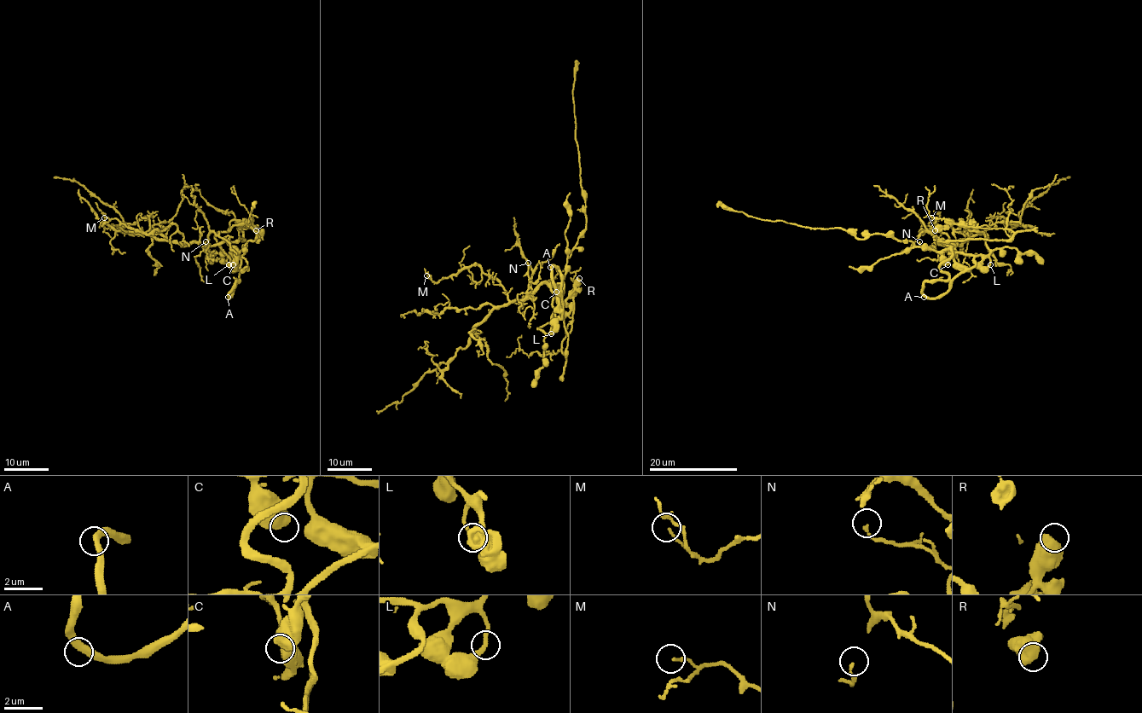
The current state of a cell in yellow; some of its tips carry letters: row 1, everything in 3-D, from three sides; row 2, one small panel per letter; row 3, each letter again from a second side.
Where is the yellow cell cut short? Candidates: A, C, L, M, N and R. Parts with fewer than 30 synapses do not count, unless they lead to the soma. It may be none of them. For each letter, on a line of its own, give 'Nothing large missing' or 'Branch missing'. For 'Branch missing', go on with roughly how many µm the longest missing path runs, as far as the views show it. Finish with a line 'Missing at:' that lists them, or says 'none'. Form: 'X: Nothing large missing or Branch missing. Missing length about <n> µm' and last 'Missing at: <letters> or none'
A: Nothing large missing
C: Nothing large missing
L: Nothing large missing
M: Nothing large missing
N: Nothing large missing
R: Nothing large missing
Missing at: none

